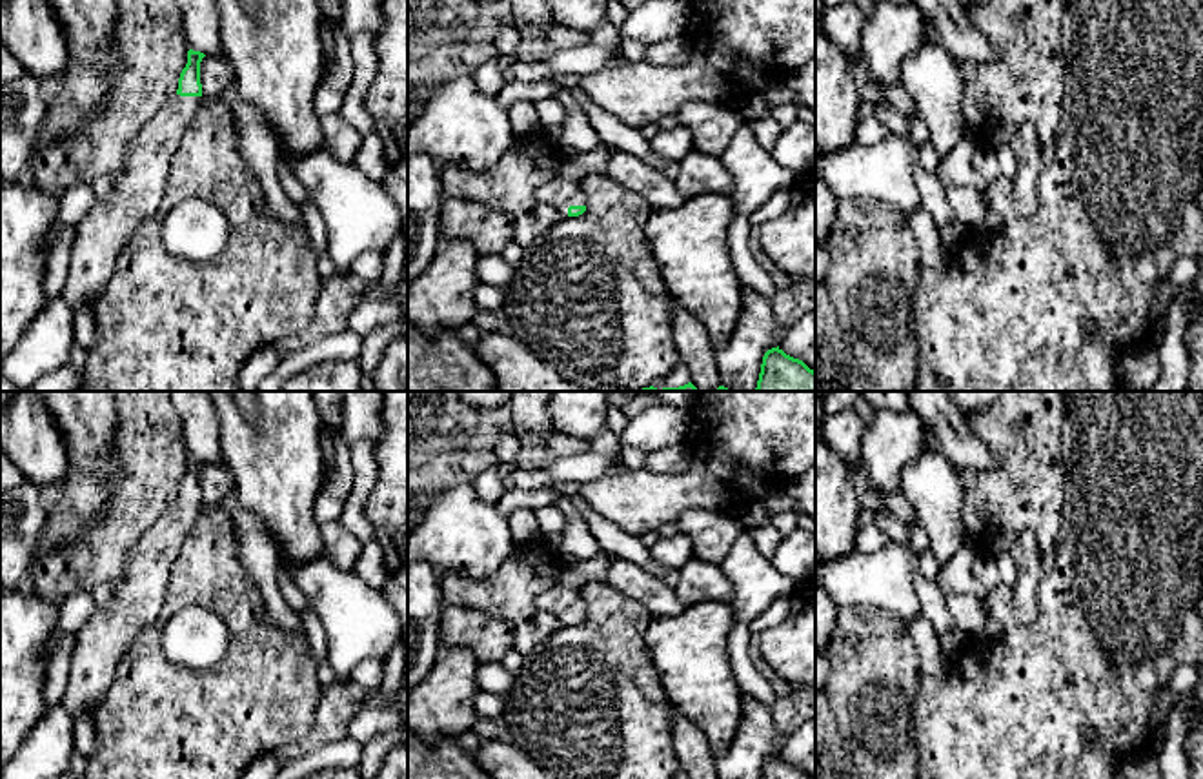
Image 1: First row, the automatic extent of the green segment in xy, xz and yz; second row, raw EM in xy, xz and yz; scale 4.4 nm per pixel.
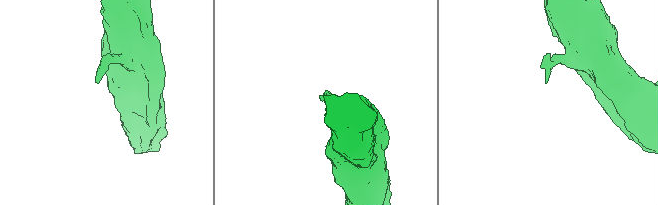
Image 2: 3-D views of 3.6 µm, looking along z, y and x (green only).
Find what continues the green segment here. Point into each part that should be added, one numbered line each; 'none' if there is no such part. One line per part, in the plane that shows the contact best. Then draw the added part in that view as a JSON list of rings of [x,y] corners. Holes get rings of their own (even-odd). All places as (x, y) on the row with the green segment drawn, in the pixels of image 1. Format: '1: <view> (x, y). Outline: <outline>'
1: xy (137, 192). Outline: [[[175,95],[171,102],[129,144],[124,173],[115,182],[109,182],[107,197],[96,198],[86,218],[76,228],[67,266],[67,278],[62,289],[62,297],[71,308],[93,309],[100,291],[115,271],[116,257],[129,233],[144,217],[158,211],[171,158],[180,144],[184,129],[204,102],[204,95]]]

